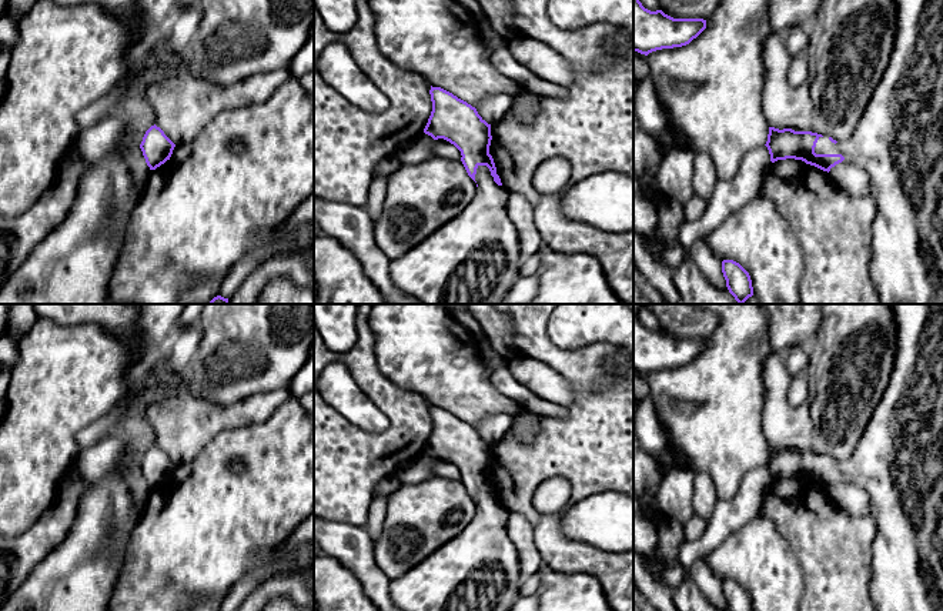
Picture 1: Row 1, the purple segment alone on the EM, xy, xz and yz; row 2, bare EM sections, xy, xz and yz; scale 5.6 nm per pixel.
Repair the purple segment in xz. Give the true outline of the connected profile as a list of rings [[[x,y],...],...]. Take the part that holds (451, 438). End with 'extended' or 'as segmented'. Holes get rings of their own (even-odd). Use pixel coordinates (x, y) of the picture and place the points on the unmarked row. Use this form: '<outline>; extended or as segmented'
[[[432,407],[429,410],[432,431],[424,453],[434,460],[444,458],[461,471],[461,481],[468,495],[476,503],[478,511],[472,522],[455,538],[434,551],[417,567],[389,581],[389,595],[401,611],[509,611],[518,601],[521,577],[519,555],[506,532],[508,510],[502,505],[492,475],[491,444],[488,444],[475,427],[458,418],[452,413]]]; extended

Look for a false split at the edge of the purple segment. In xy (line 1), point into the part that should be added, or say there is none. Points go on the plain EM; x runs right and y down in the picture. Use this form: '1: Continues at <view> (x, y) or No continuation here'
1: No continuation here

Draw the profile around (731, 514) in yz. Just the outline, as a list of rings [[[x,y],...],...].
[[[766,465],[749,470],[736,491],[728,500],[718,500],[705,532],[695,541],[681,544],[678,567],[686,577],[673,588],[673,604],[678,611],[729,611],[712,605],[699,587],[690,580],[692,564],[719,547],[732,532],[738,531],[758,515],[763,497],[770,487],[770,474]]]

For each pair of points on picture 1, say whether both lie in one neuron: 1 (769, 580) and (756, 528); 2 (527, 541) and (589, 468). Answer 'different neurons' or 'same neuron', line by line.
1: same neuron
2: different neurons

